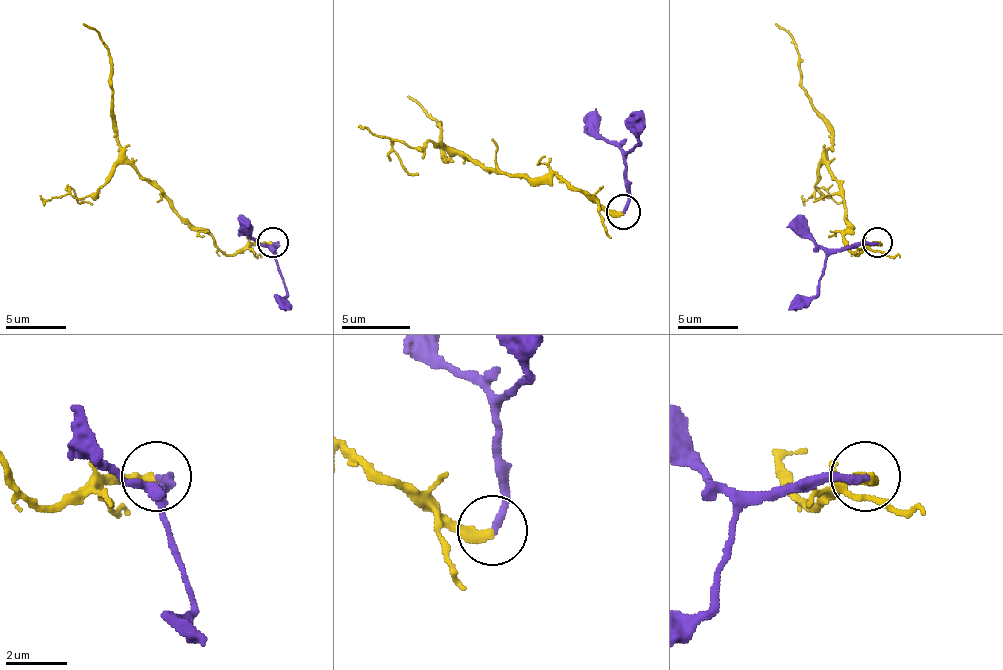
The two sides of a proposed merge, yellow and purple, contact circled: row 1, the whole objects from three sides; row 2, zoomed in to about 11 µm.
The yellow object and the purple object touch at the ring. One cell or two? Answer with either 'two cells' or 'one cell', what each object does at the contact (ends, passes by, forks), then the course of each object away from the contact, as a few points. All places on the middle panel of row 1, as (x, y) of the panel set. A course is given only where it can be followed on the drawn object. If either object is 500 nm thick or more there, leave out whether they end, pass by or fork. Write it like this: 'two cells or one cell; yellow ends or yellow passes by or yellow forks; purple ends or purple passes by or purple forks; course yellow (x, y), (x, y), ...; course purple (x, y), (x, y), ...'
two cells; yellow ends; purple ends; course yellow (624, 210), (593, 204), (555, 176), (507, 176), (465, 155), (445, 155), (438, 124), (407, 97); course purple (624, 210), (627, 152), (638, 141), (634, 110)

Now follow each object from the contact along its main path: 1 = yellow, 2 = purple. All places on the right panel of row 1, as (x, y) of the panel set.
1: (876, 243), (858, 255), (846, 237), (846, 201), (828, 167), (828, 119), (800, 82), (797, 43), (776, 22)
2: (876, 243), (834, 249), (825, 261), (816, 292), (788, 310)

